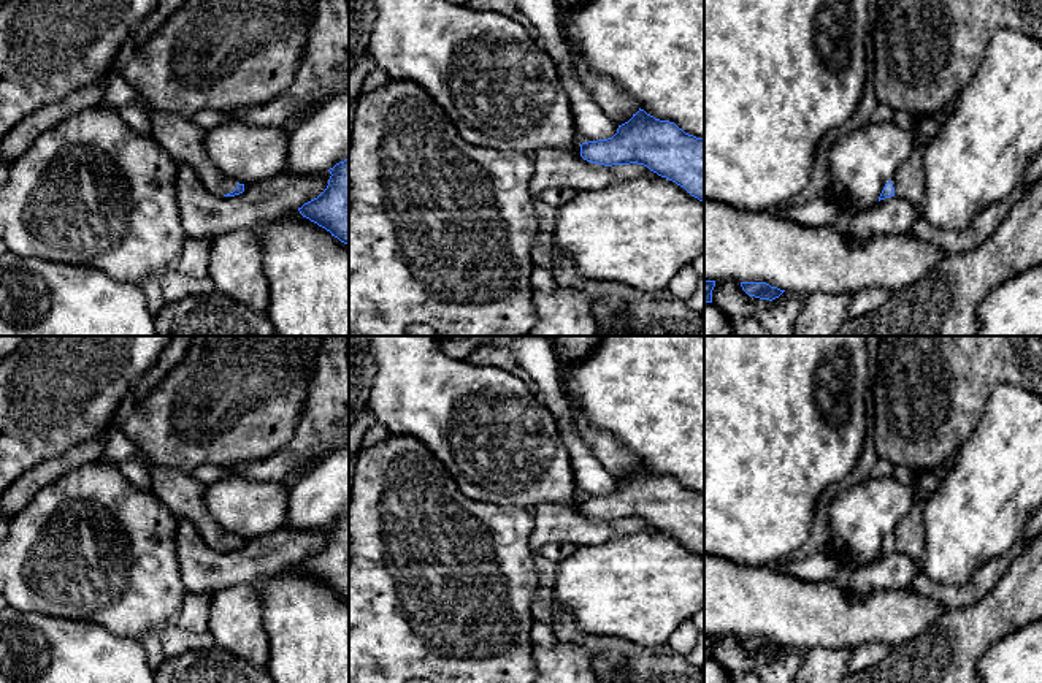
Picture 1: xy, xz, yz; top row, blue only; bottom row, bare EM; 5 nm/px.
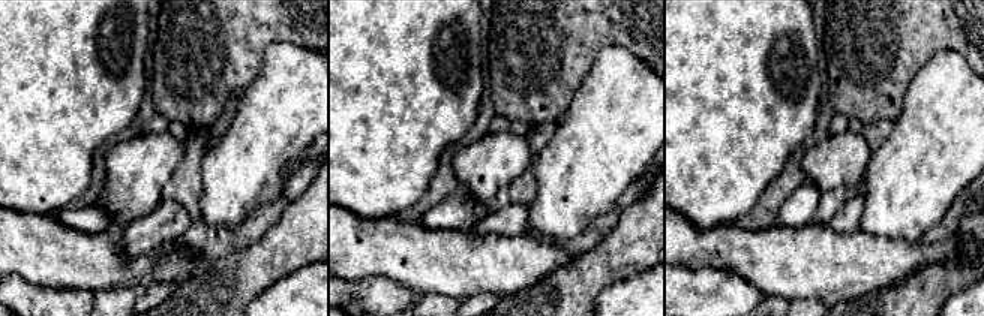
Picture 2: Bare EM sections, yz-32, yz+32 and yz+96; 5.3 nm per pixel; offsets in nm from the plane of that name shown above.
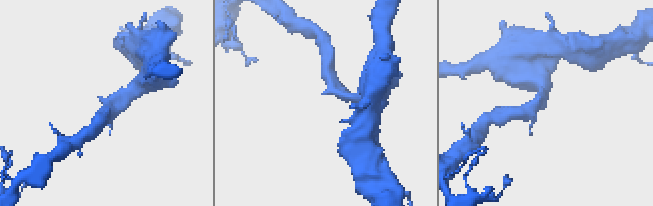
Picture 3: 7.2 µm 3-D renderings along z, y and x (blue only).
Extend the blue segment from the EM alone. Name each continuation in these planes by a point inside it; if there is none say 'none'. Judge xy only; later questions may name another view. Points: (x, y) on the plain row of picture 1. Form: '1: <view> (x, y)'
1: xy (184, 496)

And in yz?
1: yz (909, 534)

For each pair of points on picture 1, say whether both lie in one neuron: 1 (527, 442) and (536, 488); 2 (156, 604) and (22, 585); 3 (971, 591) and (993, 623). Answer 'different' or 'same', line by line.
1: same
2: same
3: different

